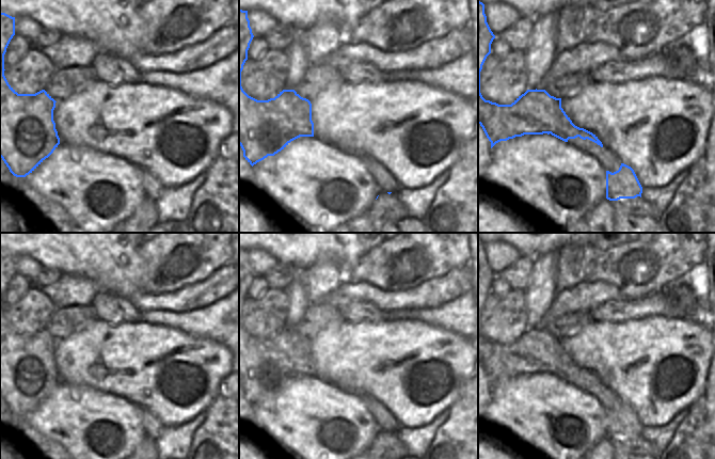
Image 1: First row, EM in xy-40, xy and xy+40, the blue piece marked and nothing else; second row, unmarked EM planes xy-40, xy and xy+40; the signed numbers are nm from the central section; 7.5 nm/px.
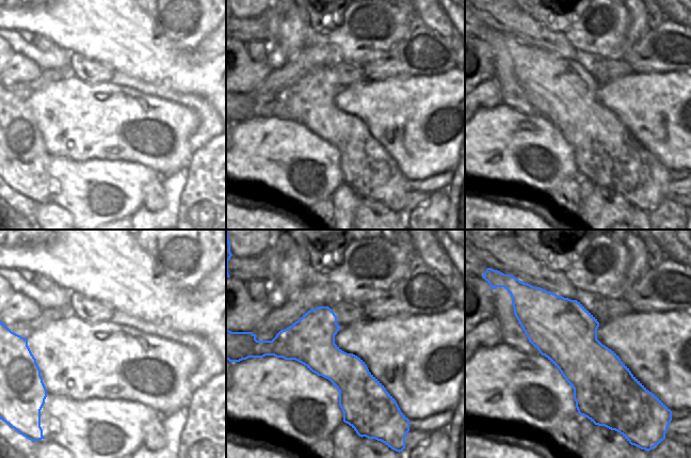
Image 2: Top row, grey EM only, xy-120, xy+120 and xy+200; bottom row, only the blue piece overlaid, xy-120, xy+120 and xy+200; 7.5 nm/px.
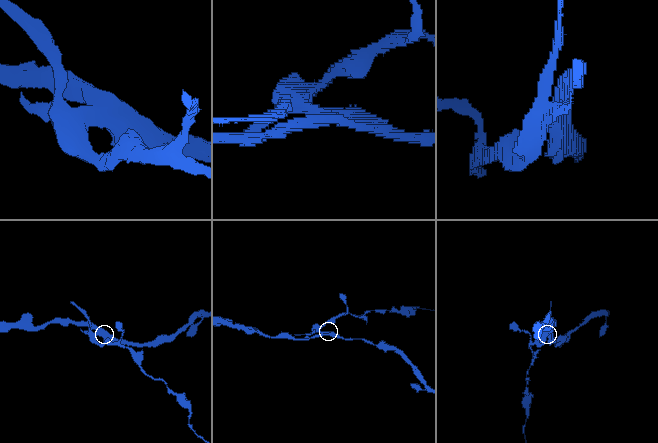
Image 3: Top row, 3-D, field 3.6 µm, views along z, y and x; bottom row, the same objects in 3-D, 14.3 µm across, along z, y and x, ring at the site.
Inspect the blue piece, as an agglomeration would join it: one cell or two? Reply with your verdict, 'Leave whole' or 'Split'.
Split.

